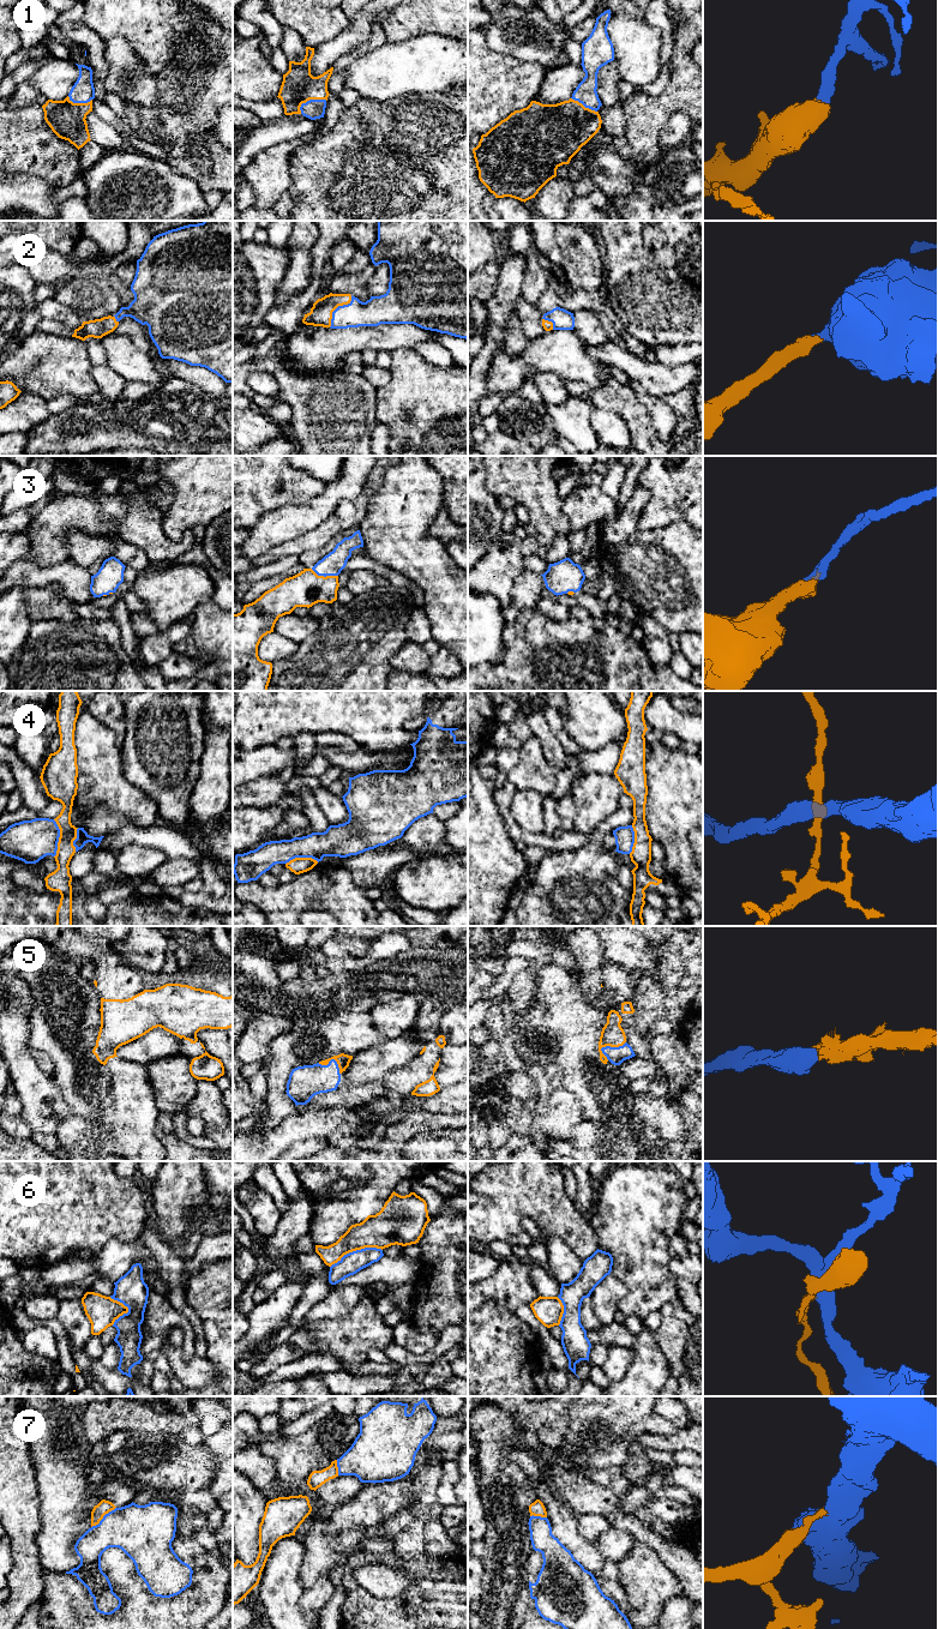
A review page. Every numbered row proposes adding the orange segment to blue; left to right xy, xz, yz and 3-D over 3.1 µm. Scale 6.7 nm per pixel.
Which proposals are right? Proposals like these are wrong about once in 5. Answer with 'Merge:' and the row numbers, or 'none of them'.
Merge: 1, 2, 3, 5, 6, 7

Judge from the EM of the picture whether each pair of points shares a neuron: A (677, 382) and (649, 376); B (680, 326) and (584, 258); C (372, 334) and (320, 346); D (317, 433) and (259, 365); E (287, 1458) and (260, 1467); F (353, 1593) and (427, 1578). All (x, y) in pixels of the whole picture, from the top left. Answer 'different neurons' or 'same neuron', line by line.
A: same neuron
B: different neurons
C: same neuron
D: same neuron
E: different neurons
F: same neuron

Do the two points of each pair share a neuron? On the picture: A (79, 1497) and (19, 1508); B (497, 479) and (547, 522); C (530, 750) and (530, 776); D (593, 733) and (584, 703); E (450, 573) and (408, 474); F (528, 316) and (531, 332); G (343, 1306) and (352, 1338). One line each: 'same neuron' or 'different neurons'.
A: different neurons
B: same neuron
C: same neuron
D: same neuron
E: same neuron
F: same neuron
G: different neurons

